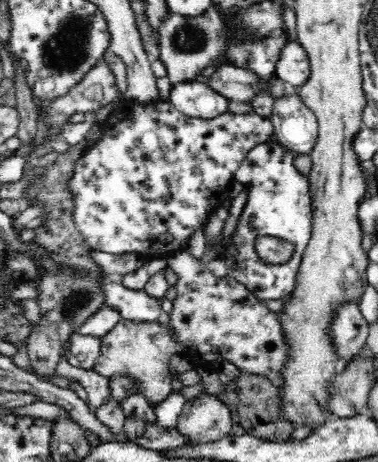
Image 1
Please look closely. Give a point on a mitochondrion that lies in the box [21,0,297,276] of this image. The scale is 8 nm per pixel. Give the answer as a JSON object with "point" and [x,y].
{"point":[69,46]}

